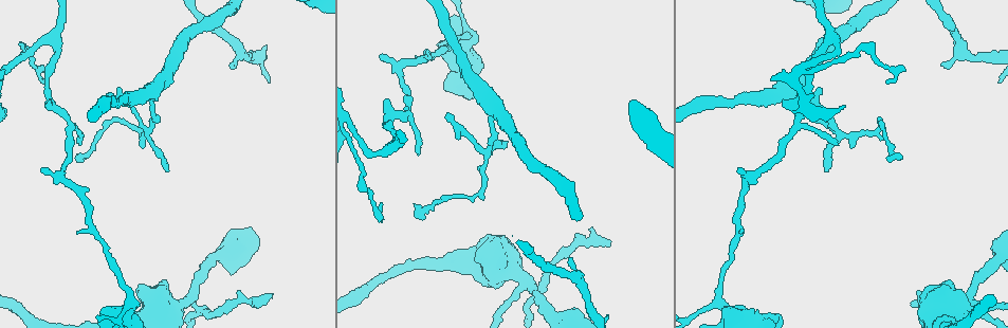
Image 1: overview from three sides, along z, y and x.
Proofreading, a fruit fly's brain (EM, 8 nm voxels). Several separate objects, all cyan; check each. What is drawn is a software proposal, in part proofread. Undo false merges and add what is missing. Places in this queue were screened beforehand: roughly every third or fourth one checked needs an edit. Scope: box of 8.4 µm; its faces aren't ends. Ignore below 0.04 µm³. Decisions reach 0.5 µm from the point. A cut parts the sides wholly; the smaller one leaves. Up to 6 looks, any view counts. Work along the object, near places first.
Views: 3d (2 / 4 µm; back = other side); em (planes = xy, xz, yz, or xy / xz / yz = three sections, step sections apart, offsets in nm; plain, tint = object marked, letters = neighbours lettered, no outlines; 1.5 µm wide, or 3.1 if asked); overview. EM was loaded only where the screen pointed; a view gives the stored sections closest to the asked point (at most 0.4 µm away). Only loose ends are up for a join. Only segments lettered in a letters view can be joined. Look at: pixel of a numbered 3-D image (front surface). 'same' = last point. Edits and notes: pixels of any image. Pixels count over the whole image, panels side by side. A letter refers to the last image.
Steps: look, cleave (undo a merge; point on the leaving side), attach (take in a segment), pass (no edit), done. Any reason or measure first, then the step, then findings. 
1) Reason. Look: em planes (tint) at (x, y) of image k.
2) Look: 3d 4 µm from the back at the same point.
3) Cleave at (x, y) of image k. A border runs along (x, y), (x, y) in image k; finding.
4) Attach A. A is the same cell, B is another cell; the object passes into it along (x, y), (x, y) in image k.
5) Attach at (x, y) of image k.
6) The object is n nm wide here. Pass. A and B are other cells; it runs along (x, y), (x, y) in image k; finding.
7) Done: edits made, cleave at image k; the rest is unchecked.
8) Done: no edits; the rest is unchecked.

Thick turns thin. Look: em planes (letters) at (529, 285) of image 1.

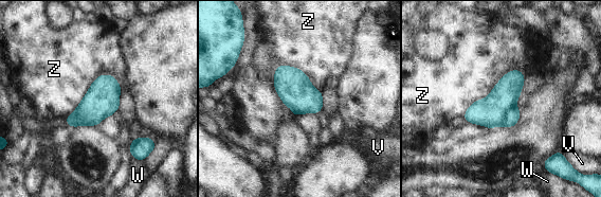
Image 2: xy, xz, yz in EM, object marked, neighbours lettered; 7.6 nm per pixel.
Cleave at (512, 117) of image 2. V, W and Z are other cells; a border runs along (514, 106), (508, 110), (501, 124) in image 2; two cells meet here.

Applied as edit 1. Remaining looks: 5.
Look: overview.

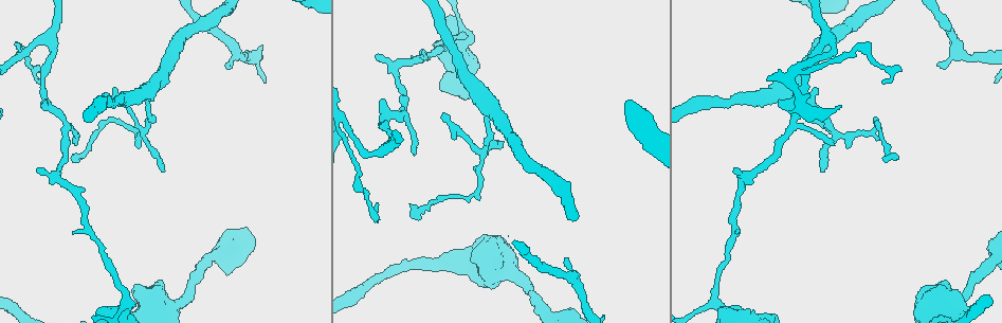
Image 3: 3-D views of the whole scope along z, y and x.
Look: em xz step 8 (tint) at (128, 303) of image 3.

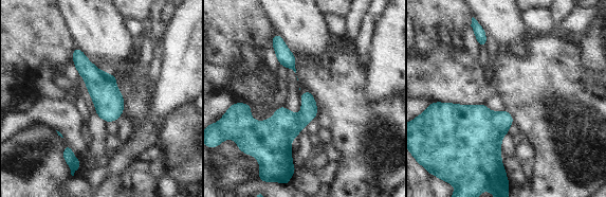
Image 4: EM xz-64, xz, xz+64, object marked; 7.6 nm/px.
Look: em planes (letters) at the same point.

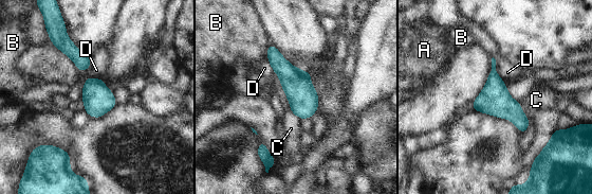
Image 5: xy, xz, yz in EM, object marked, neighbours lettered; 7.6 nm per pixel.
The object is 220 nm wide here. Pass. A, B, C and D are other cells; all the same cell.

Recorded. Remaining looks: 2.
End of a long branch. Look: em planes (letters) at (376, 205) of image 3.

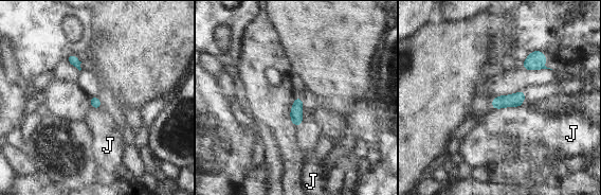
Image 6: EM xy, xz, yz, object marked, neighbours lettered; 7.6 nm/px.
The longest contact is with J, 240 nm. Pass. J is another cell; a border runs along (523, 103), (520, 106), (493, 109) in image 6; none of them fits.

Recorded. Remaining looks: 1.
Done: edits made, cleave at image 2; the rest is unchecked.

